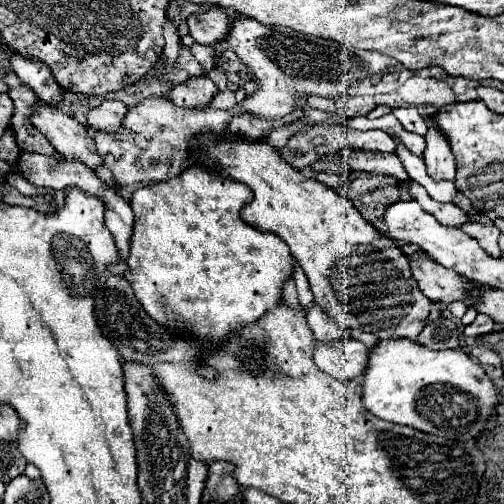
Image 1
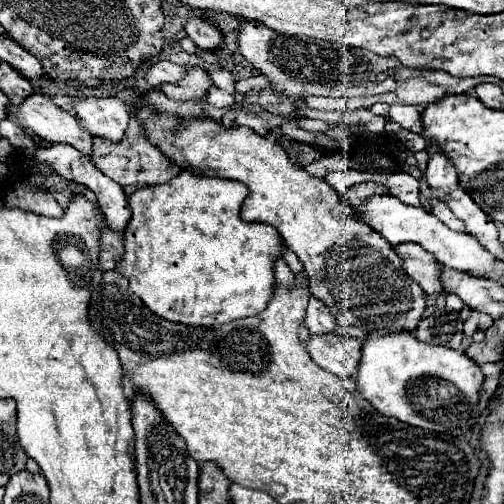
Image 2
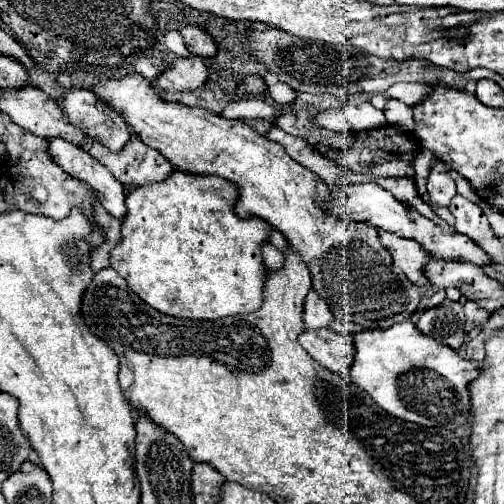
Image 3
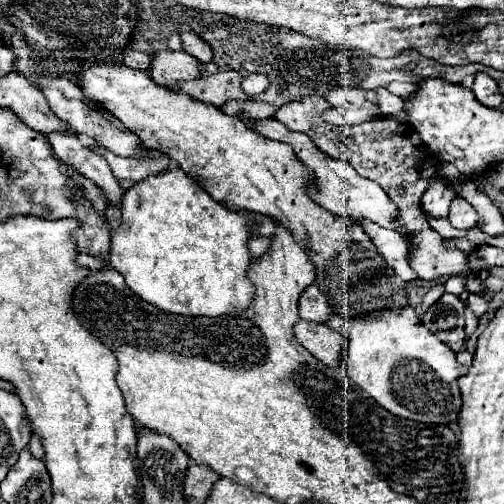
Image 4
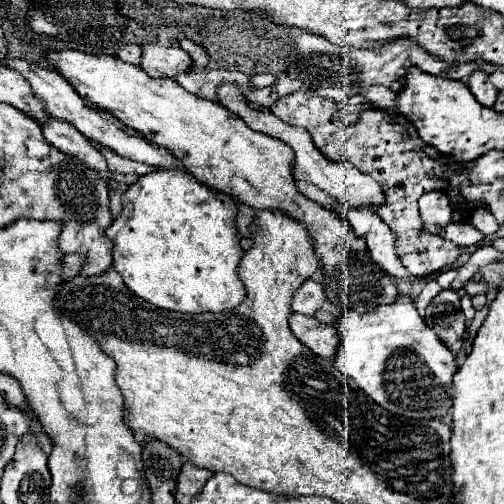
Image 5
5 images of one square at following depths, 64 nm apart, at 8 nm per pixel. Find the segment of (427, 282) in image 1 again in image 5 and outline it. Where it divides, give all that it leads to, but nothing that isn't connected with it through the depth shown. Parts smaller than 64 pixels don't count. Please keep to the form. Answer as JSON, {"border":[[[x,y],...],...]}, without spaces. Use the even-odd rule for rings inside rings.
{"border":[[[332,204],[332,208],[328,210],[344,216],[352,224],[354,232],[360,234],[362,240],[366,240],[366,252],[372,258],[372,262],[376,262],[376,266],[380,266],[388,276],[394,278],[410,276],[396,256],[394,250],[396,236],[376,214],[372,214],[370,210],[346,210],[342,204]]]}

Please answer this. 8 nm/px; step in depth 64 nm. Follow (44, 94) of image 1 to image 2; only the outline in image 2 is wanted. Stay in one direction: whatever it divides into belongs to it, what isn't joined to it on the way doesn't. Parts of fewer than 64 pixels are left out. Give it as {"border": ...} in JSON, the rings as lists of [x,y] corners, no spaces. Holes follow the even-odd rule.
{"border":[[[24,54],[24,56],[18,60],[18,70],[20,70],[24,76],[32,78],[32,80],[42,80],[42,64],[40,64],[40,60],[36,60],[34,56]]]}

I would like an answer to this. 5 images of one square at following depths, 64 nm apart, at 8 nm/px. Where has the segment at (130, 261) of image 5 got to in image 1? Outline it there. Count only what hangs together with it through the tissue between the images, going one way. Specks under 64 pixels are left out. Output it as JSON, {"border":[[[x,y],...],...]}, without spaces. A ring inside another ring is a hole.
{"border":[[[200,166],[188,168],[184,170],[180,176],[168,180],[168,182],[160,182],[152,184],[152,186],[144,186],[138,188],[132,194],[130,206],[134,210],[134,230],[132,230],[132,240],[130,240],[130,256],[128,256],[128,272],[124,274],[124,278],[130,282],[136,298],[140,300],[140,304],[144,306],[144,310],[162,326],[170,328],[171,332],[177,332],[183,336],[191,336],[196,338],[202,348],[212,350],[218,344],[226,342],[226,334],[232,330],[240,330],[242,326],[250,324],[252,320],[258,320],[264,312],[268,312],[280,298],[282,298],[282,282],[292,274],[292,256],[288,246],[272,232],[262,232],[256,230],[254,226],[242,222],[240,218],[240,208],[244,204],[248,204],[252,200],[252,190],[236,180],[230,178],[220,178],[216,174],[210,174],[206,170],[202,170]]]}

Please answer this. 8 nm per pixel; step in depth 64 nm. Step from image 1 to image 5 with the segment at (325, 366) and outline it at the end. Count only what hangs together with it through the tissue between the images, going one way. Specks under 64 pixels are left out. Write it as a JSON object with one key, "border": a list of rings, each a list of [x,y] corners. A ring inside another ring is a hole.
{"border":[[[292,312],[290,316],[290,330],[294,336],[306,344],[314,354],[332,360],[340,334],[336,332],[336,326],[322,324],[312,316],[300,316],[298,312]]]}

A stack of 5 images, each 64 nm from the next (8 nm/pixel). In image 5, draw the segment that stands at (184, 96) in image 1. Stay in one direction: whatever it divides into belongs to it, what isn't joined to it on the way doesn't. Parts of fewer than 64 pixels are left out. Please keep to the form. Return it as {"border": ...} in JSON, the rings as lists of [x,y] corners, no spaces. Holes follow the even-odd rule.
{"border":[[[142,44],[142,60],[140,68],[152,76],[176,76],[180,72],[190,70],[190,56],[182,48],[166,48],[160,44]]]}

